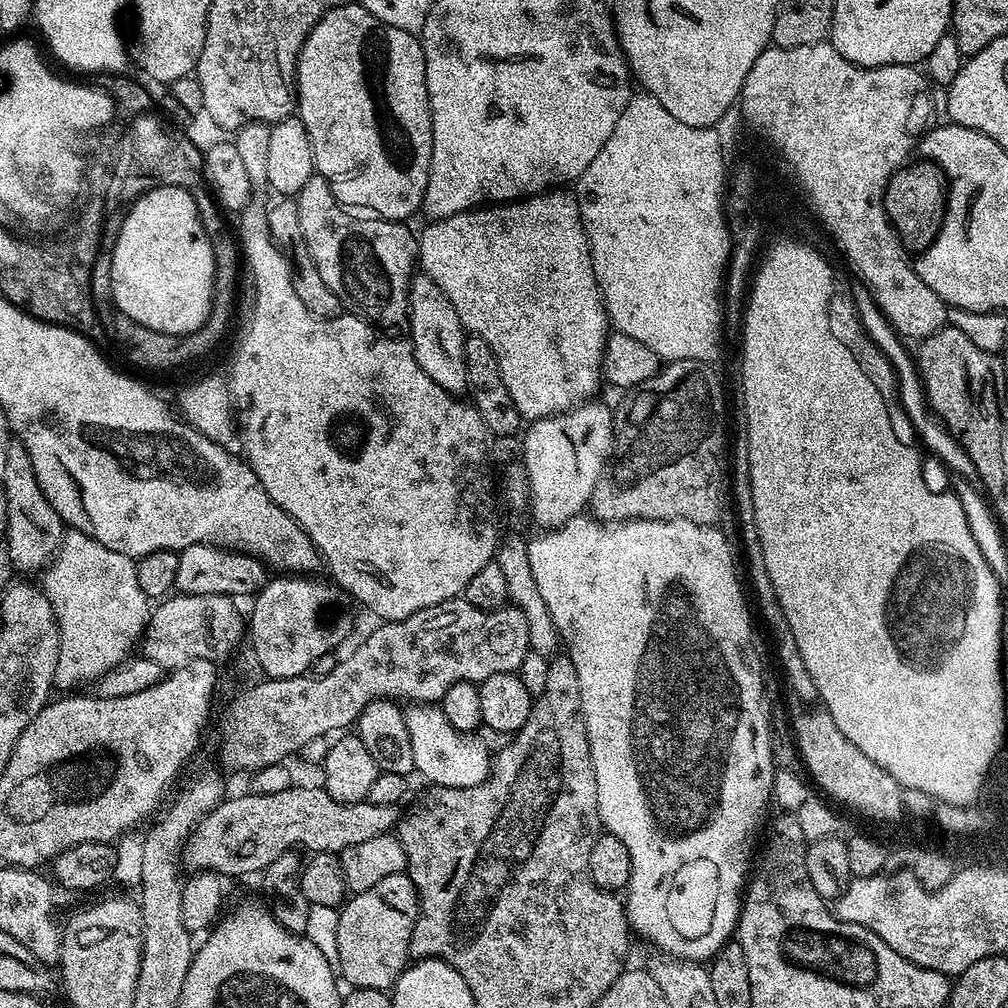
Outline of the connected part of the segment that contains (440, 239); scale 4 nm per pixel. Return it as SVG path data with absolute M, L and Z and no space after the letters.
M545 190L535 196L526 196L522 200L513 200L495 206L481 206L470 212L459 212L445 220L425 223L425 228L418 232L418 264L423 275L434 278L442 294L450 298L450 306L454 306L454 314L458 314L465 333L482 338L482 342L486 342L490 350L494 350L494 358L498 358L502 382L506 382L506 390L510 390L510 398L514 398L514 406L518 406L521 417L528 422L541 420L547 416L560 416L595 397L592 395L595 394L596 387L602 384L600 367L604 357L604 343L608 341L610 335L608 311L604 308L598 278L594 274L592 251L580 217L580 203L576 201L575 191L556 191L560 190Z

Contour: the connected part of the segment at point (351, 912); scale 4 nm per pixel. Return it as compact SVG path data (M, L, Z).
M404 872L382 878L370 890L349 895L339 909L338 976L349 989L388 992L410 963L408 947L420 916L420 899L414 882Z

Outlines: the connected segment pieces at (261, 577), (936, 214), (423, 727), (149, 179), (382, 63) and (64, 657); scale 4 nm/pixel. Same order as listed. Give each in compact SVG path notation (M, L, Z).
M195 544L180 549L178 553L178 578L175 591L186 596L198 594L218 594L219 596L255 597L268 583L269 569L263 562L244 552L231 548L216 548L212 544Z
M918 160L912 166L900 168L892 176L884 195L884 209L906 252L919 254L931 246L944 220L948 185L945 172L932 161Z
M409 703L404 708L406 730L410 730L410 747L414 750L414 769L421 772L429 785L438 788L473 788L488 778L494 759L475 734L459 732L446 722L446 714L438 706Z
M141 114L131 121L132 129L130 124L114 164L116 185L110 190L109 201L116 202L119 196L125 196L125 201L131 202L143 192L159 188L162 184L192 190L195 189L196 183L201 183L204 174L202 148L184 133L187 131L169 126L159 115L157 116Z
M345 2L342 6L331 8L320 21L310 30L304 40L302 50L298 54L296 63L296 94L298 97L298 115L302 126L306 126L306 134L310 134L310 150L314 150L316 172L330 186L334 198L338 203L352 210L363 210L368 214L375 214L381 220L411 221L415 212L421 211L428 175L430 174L430 158L432 157L432 111L426 90L426 58L420 45L417 33L398 30L370 14L363 3Z
M75 530L65 531L64 543L43 576L42 587L60 631L55 687L83 689L83 684L102 679L133 655L132 647L141 643L148 629L150 597L142 594L142 586L138 586L133 557L118 554L118 550L110 550Z

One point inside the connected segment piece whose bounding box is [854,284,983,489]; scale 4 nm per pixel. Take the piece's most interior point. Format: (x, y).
(932, 434)

